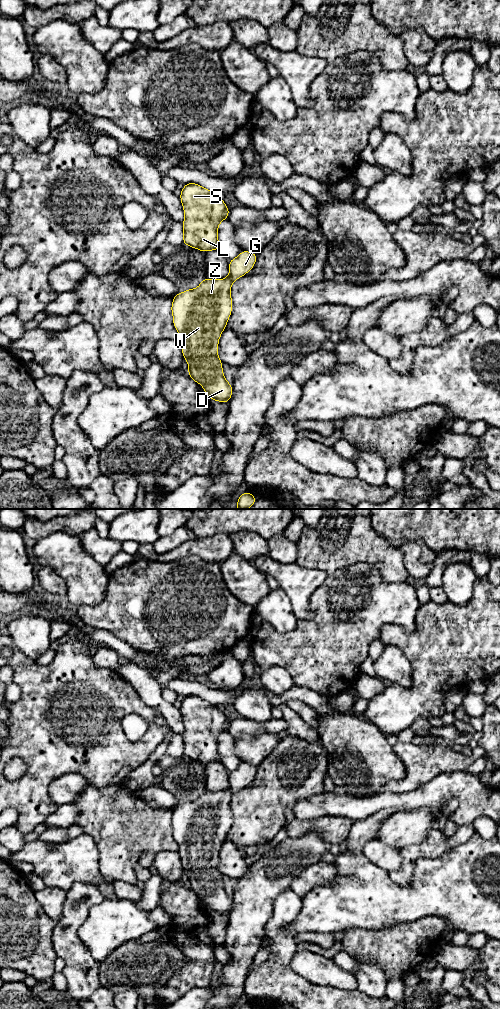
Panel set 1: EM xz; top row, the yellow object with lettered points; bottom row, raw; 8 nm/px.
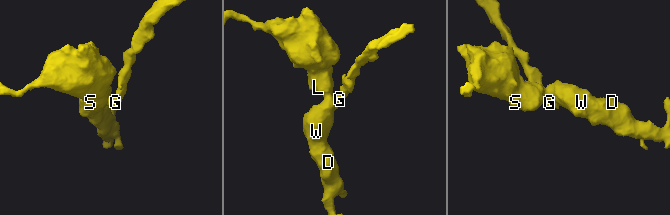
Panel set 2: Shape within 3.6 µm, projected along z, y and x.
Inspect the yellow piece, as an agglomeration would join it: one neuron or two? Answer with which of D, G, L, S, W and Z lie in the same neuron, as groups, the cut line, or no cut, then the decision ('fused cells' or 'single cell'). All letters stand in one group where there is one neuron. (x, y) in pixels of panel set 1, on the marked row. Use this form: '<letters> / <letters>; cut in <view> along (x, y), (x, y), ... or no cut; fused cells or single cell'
D L S W Z / G; cut in xz along (228, 275), (232, 282); fused cells

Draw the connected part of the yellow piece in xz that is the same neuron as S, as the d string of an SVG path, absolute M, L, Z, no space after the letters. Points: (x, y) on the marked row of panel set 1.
M196 183L181 189L184 209L183 244L203 252L220 250L218 226L229 216L229 209L219 194Z

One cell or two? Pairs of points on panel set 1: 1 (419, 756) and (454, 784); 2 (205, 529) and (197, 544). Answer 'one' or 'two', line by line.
1: two
2: two

